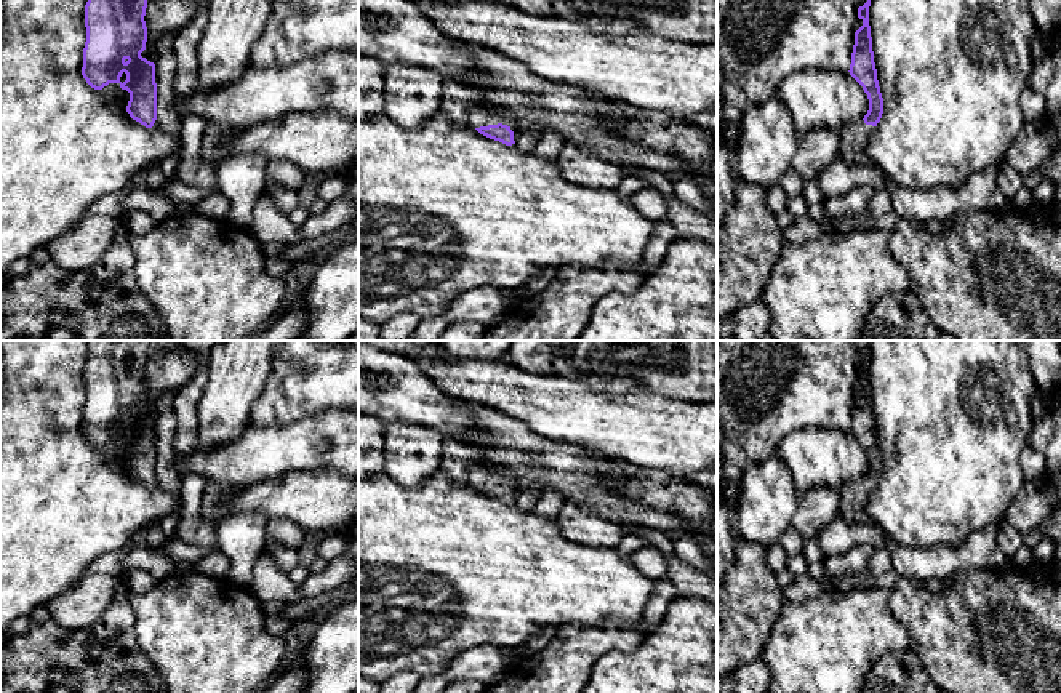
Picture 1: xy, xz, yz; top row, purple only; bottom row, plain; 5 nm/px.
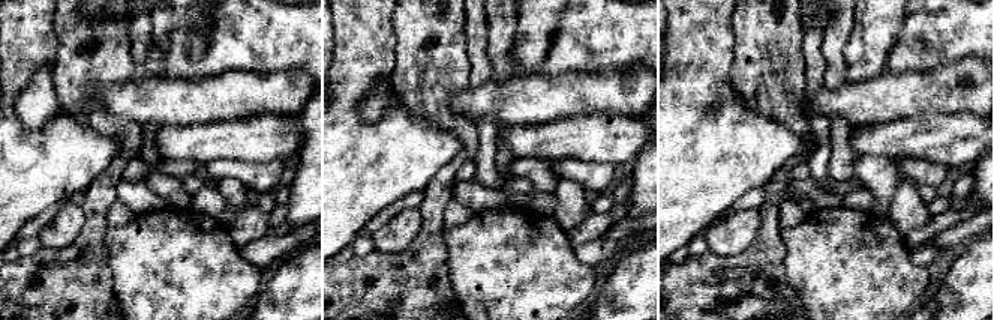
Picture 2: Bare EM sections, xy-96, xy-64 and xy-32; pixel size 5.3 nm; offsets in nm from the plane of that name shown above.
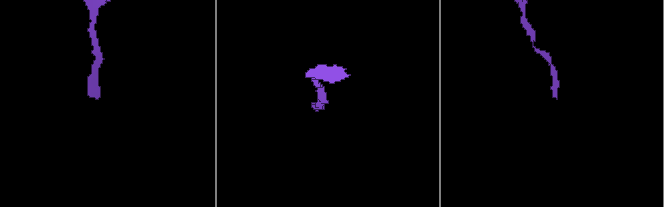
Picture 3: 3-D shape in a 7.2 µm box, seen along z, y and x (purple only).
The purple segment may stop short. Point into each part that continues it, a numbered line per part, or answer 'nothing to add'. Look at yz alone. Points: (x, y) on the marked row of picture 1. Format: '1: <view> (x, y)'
1: yz (853, 136)

